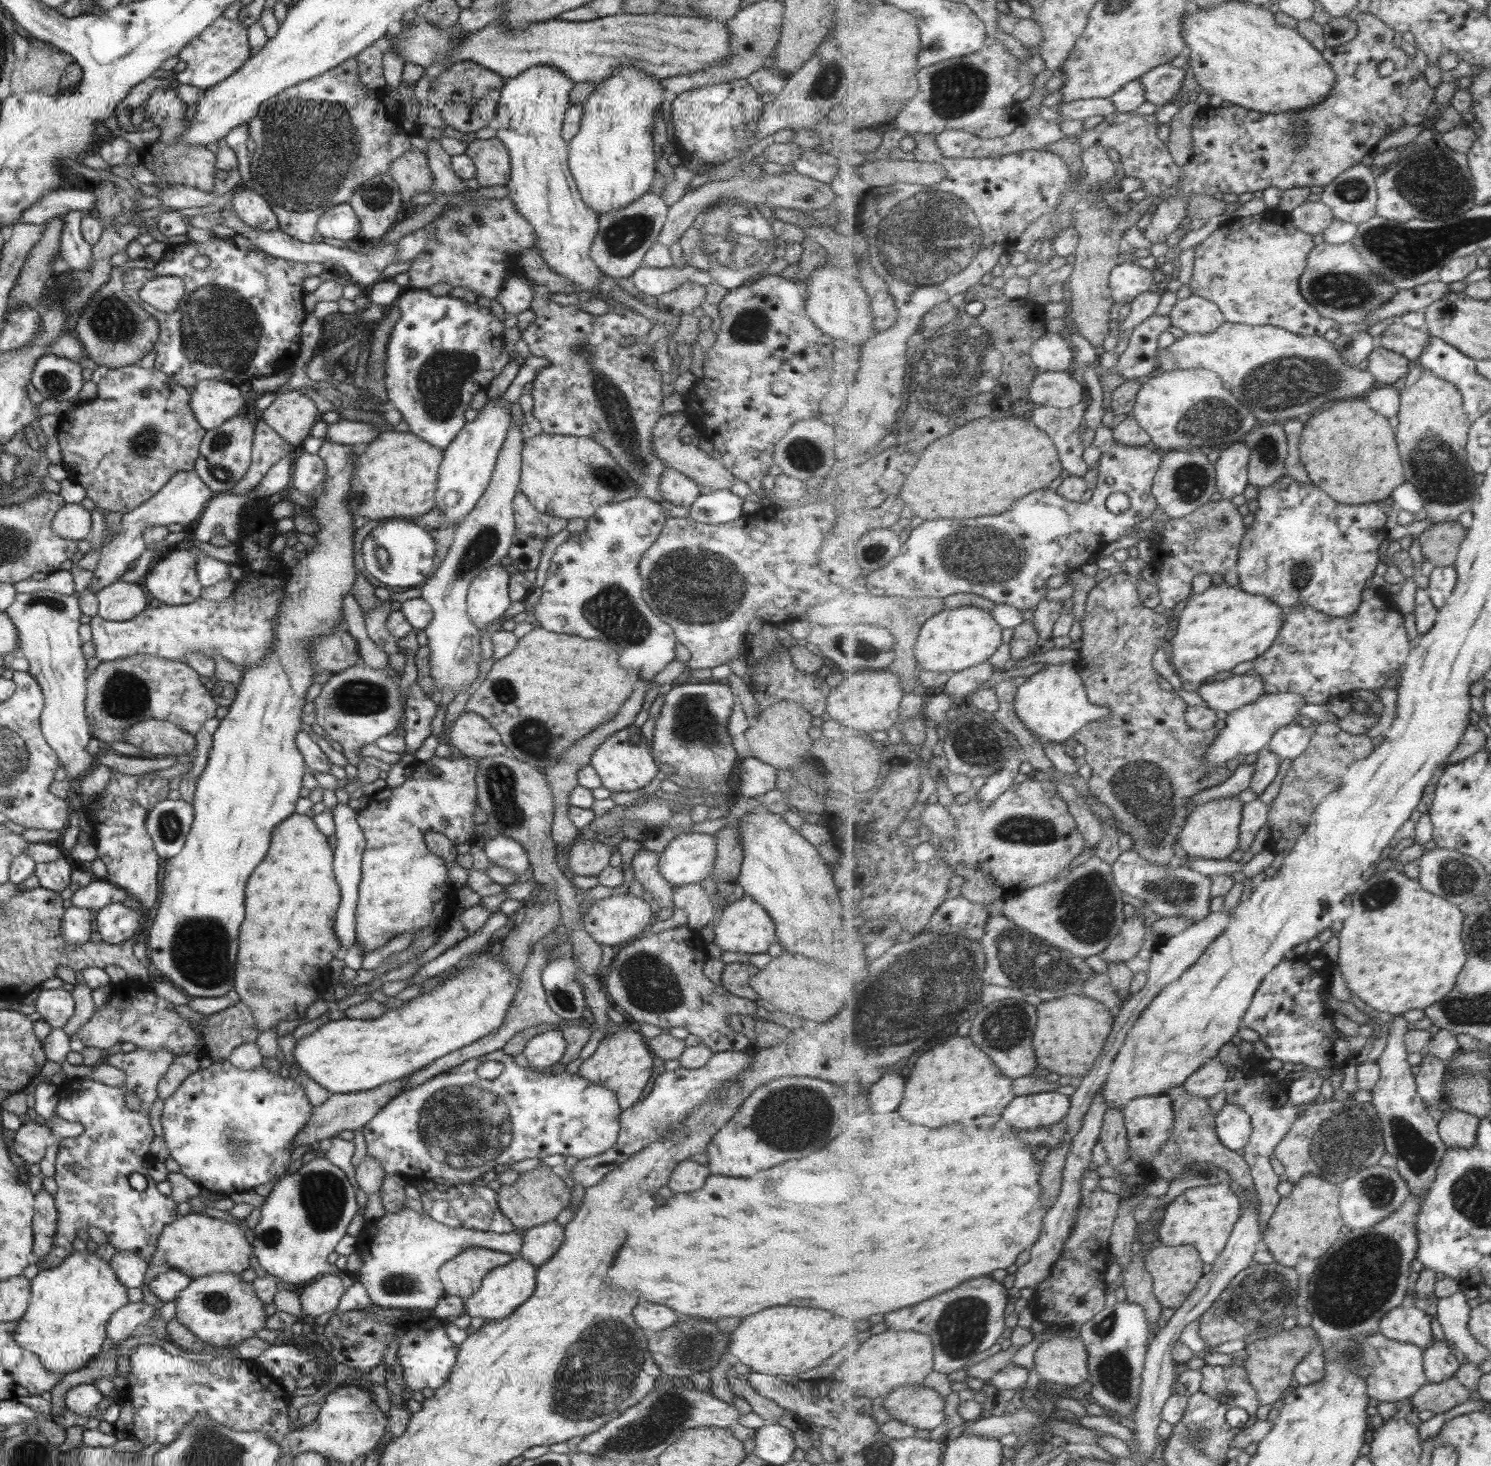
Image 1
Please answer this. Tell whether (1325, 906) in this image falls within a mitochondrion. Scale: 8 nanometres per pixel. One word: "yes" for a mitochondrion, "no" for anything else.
no

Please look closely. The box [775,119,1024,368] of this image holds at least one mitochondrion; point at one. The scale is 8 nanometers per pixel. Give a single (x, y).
(942, 234)

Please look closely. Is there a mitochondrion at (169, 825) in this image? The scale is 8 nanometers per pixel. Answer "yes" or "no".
yes

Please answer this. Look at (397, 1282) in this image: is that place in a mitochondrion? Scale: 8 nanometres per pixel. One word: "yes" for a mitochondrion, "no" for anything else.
yes

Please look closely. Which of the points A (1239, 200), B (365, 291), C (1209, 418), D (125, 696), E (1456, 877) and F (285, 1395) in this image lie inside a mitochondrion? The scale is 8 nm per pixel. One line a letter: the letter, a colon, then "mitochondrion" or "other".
A: other
B: other
C: mitochondrion
D: mitochondrion
E: mitochondrion
F: other

